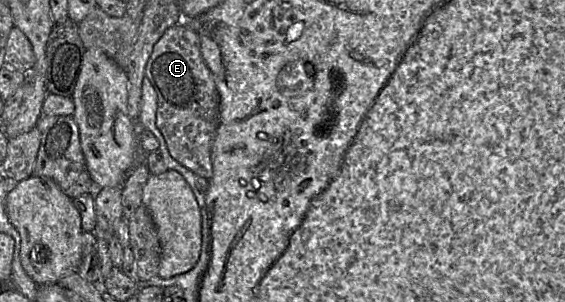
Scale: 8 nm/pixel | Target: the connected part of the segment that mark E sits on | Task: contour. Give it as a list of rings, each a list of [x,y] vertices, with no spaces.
[[[184,25],[166,29],[153,47],[146,64],[145,78],[157,93],[156,126],[166,141],[170,155],[188,170],[210,181],[213,176],[211,149],[220,122],[220,96],[213,75],[202,57],[198,32]]]

